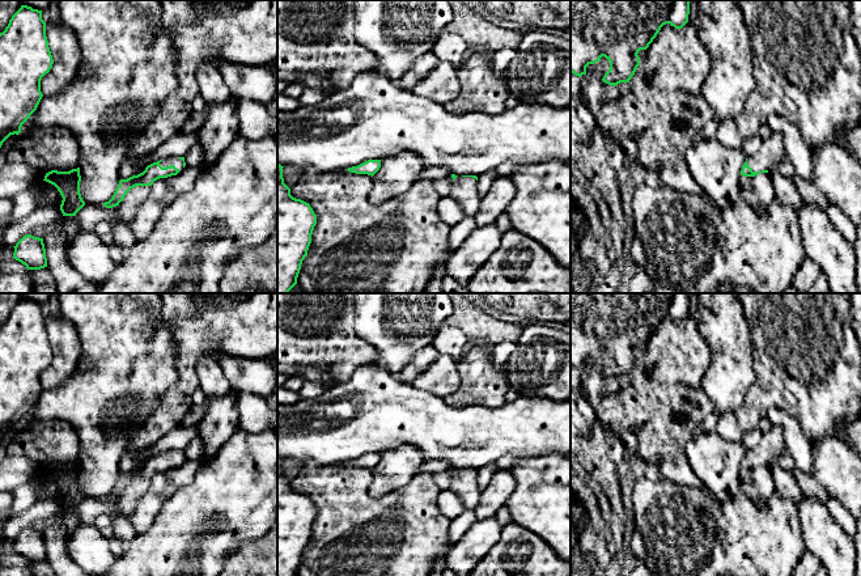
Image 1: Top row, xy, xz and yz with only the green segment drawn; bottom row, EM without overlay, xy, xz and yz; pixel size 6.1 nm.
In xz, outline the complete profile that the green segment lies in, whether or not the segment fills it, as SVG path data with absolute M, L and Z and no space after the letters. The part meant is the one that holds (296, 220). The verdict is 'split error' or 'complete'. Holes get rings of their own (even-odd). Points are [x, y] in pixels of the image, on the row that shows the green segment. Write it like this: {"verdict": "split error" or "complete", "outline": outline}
{"verdict": "complete", "outline": "M277 162L277 293L288 293L297 284L317 224L310 204L290 195L283 168Z"}

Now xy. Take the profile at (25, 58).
{"verdict": "complete", "outline": "M21 5L0 33L0 148L10 135L21 132L22 124L37 110L43 97L41 80L52 64L42 10Z"}

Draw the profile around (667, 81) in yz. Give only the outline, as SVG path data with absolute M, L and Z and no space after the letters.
M687 22L682 29L670 24L661 27L646 50L639 51L640 65L628 82L616 86L602 81L610 69L605 56L586 67L580 77L584 103L597 126L614 140L627 156L657 173L662 182L675 192L690 192L703 198L700 186L694 181L684 162L686 149L697 140L703 126L716 119L700 90L711 69L711 56L695 27Z

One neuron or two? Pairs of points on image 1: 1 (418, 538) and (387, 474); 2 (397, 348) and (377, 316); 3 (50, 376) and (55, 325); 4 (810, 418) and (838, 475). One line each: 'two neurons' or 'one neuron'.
1: two neurons
2: one neuron
3: one neuron
4: two neurons

